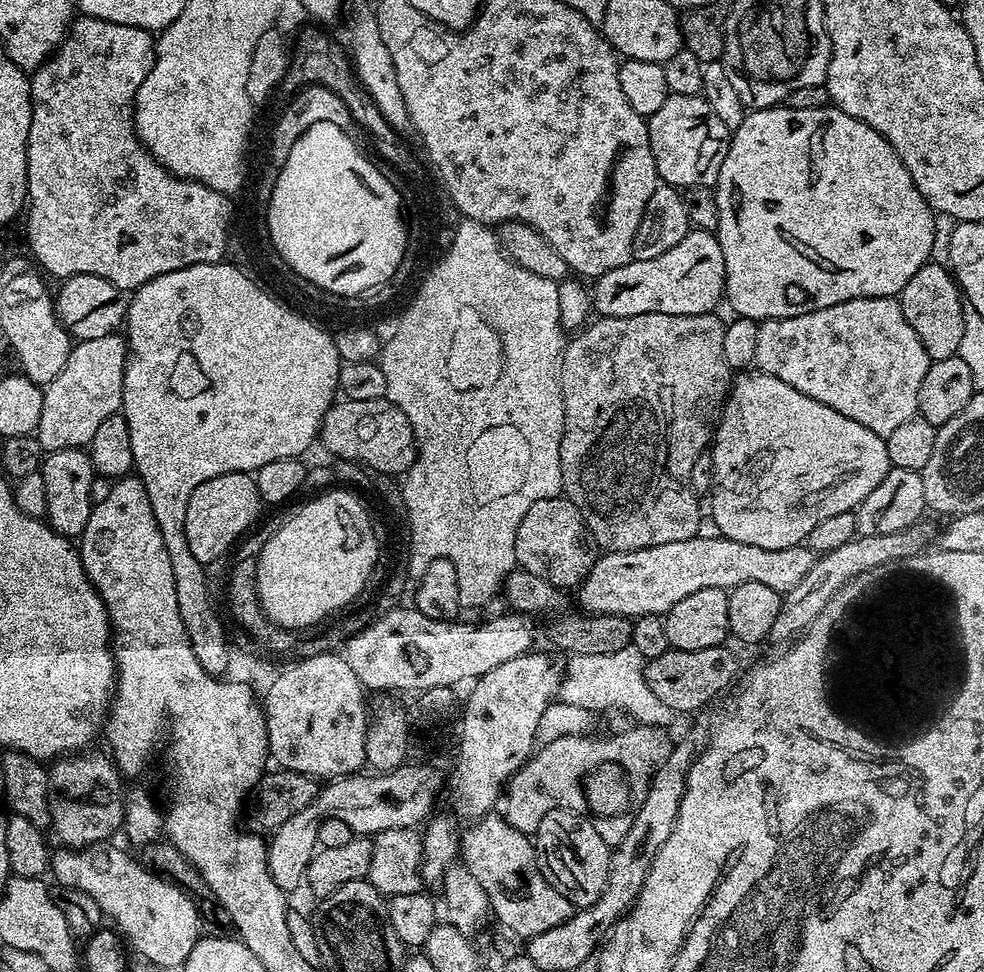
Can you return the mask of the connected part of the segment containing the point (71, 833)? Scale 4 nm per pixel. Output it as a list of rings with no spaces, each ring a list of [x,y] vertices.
[[[81,750],[75,754],[65,755],[63,758],[57,759],[55,763],[51,765],[48,774],[48,787],[50,789],[48,794],[48,812],[52,816],[52,823],[50,825],[51,831],[56,831],[56,836],[61,840],[61,845],[67,846],[72,850],[79,850],[81,848],[89,848],[91,844],[103,844],[105,842],[111,841],[113,839],[112,835],[115,832],[119,833],[121,831],[122,825],[124,823],[124,798],[126,795],[126,788],[120,785],[120,780],[122,781],[121,773],[118,771],[115,763],[107,755],[104,756],[100,752],[92,752],[93,750]]]

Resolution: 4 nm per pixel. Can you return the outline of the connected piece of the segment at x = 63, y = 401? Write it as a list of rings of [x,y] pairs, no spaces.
[[[120,334],[73,343],[70,358],[54,382],[44,388],[42,418],[34,433],[45,453],[63,448],[84,448],[106,418],[121,411],[122,382],[128,365],[128,345]]]

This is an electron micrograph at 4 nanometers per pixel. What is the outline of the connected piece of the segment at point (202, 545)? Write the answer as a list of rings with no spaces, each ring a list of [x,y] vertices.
[[[246,472],[218,474],[218,478],[202,482],[202,486],[190,494],[190,506],[186,506],[184,537],[190,542],[190,554],[194,554],[203,565],[219,556],[227,557],[228,547],[233,543],[232,548],[261,519],[260,508],[262,501],[255,475]]]

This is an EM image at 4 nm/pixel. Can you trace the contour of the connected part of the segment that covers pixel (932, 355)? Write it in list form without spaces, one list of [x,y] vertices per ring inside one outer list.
[[[927,263],[906,282],[900,291],[902,314],[910,326],[914,326],[914,334],[918,334],[918,342],[926,350],[929,361],[941,360],[957,355],[962,346],[962,330],[964,329],[964,309],[966,301],[961,293],[956,277],[943,264]]]

